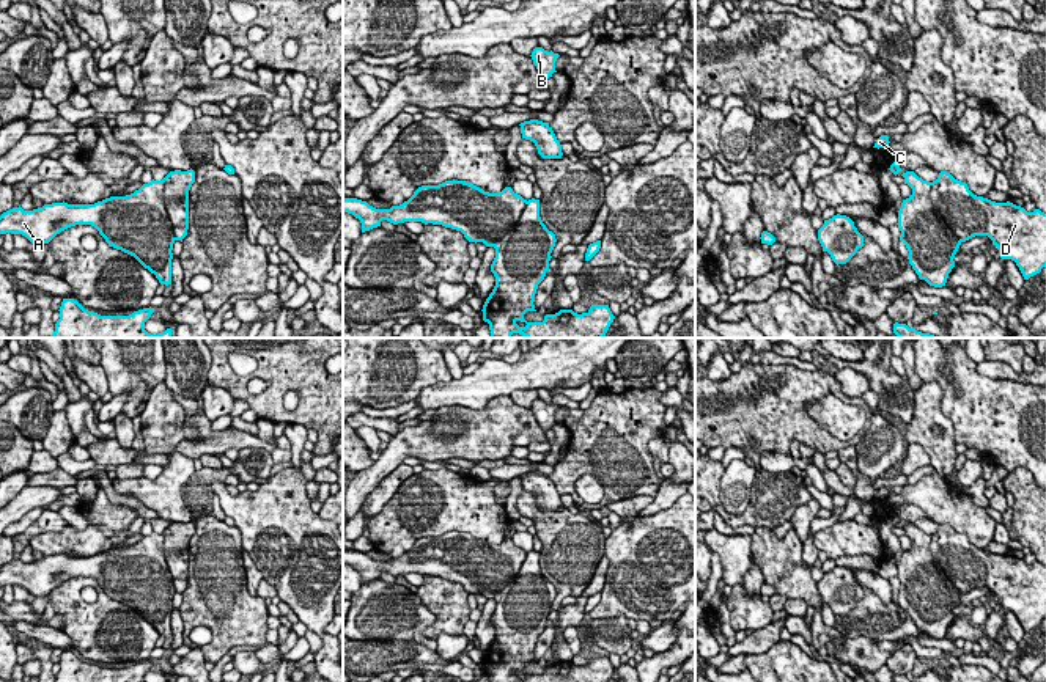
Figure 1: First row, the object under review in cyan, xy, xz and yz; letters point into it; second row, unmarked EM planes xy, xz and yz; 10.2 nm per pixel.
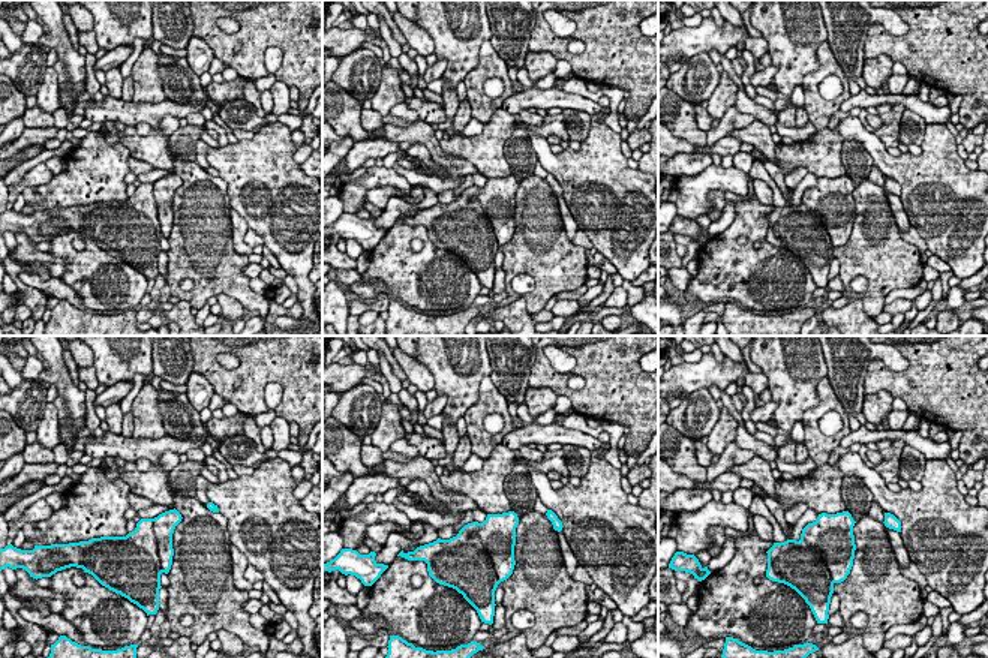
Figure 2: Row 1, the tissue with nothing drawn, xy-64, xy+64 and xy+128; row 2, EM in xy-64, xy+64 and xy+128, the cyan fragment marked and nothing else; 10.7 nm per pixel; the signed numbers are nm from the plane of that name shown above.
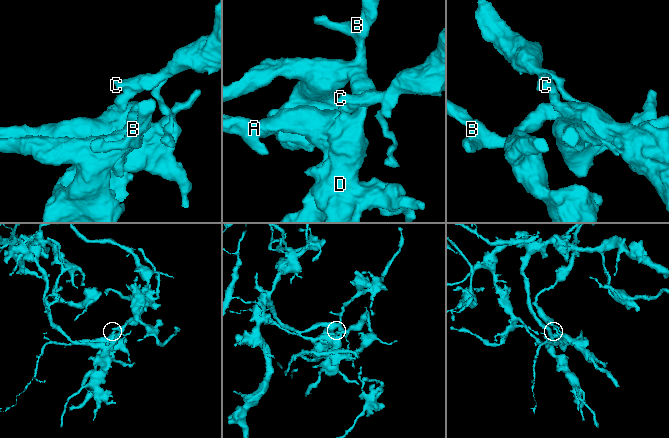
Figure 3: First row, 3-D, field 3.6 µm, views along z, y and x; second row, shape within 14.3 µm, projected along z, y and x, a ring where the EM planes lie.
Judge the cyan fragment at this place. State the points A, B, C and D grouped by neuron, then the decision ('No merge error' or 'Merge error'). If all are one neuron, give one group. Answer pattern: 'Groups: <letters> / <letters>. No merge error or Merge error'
Groups: A B D / C. Merge error

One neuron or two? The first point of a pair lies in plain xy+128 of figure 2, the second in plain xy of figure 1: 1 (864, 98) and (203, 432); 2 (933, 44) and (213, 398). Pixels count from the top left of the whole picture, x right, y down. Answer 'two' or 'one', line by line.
1: two
2: two

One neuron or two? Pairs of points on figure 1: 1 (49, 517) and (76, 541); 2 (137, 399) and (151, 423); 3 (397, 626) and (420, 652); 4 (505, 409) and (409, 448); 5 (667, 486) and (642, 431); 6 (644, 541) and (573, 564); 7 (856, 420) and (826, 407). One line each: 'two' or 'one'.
1: two
2: two
3: two
4: one
5: two
6: two
7: one

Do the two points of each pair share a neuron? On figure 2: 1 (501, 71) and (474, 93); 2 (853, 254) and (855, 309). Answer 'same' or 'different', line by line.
1: same
2: different

